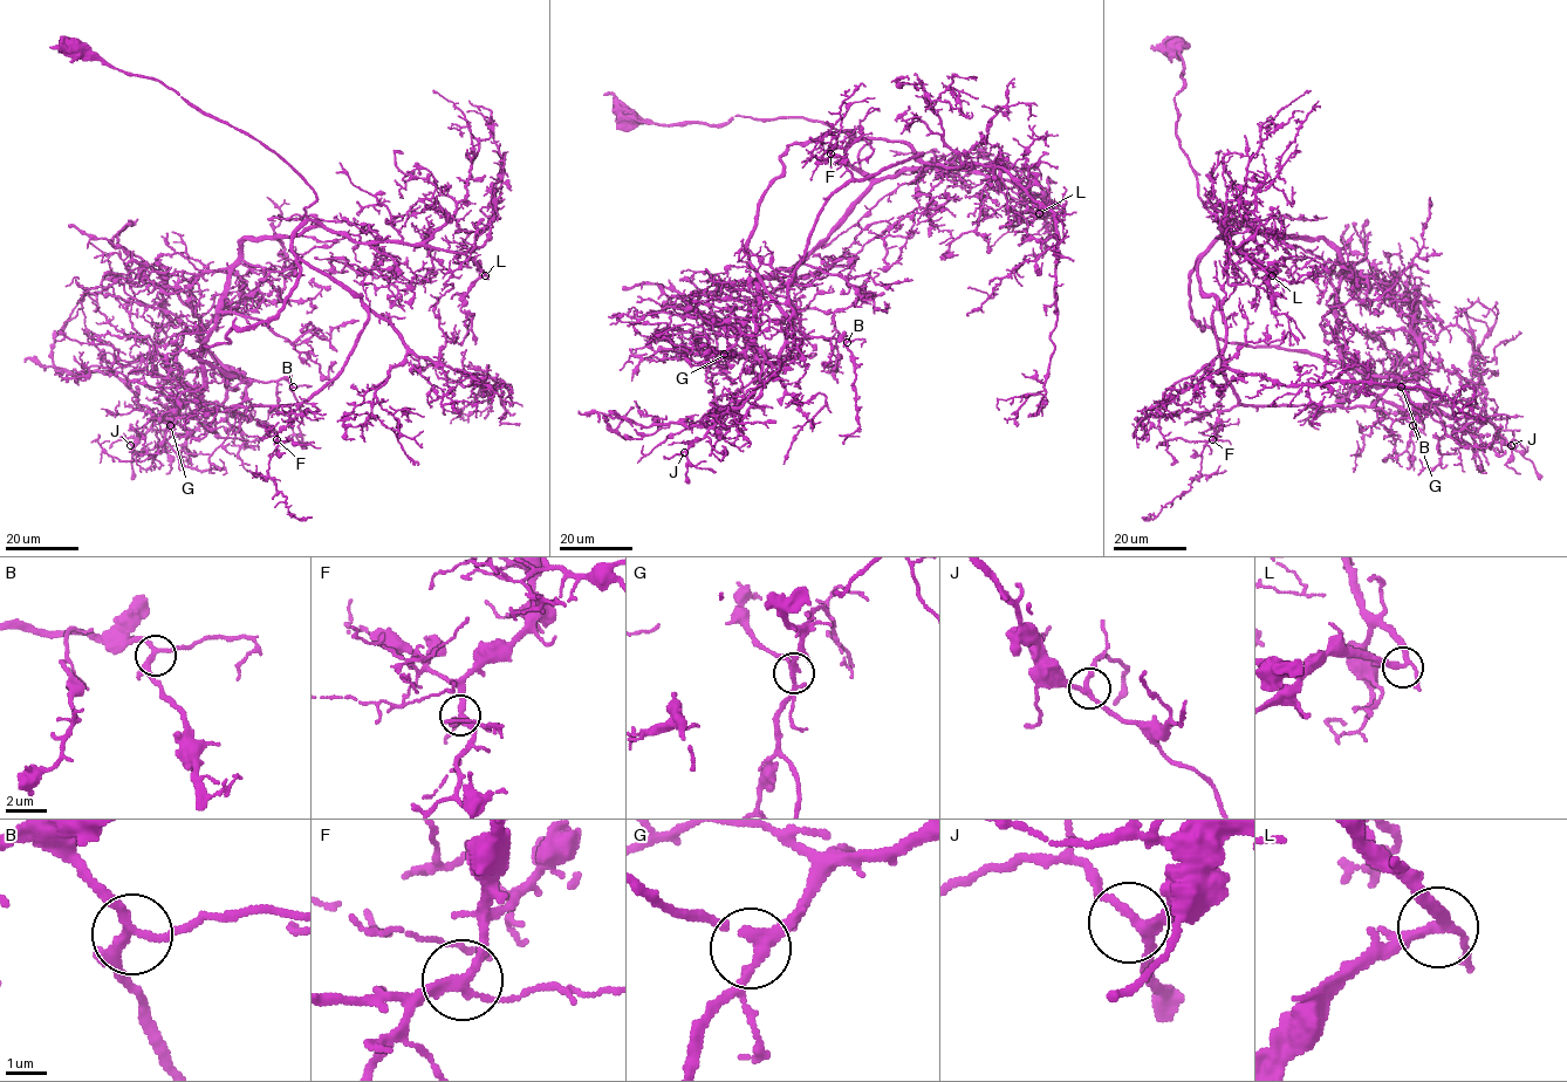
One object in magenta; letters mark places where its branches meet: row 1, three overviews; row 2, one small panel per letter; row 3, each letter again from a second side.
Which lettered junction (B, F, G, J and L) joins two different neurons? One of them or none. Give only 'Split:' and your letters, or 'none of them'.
Split: none of them

